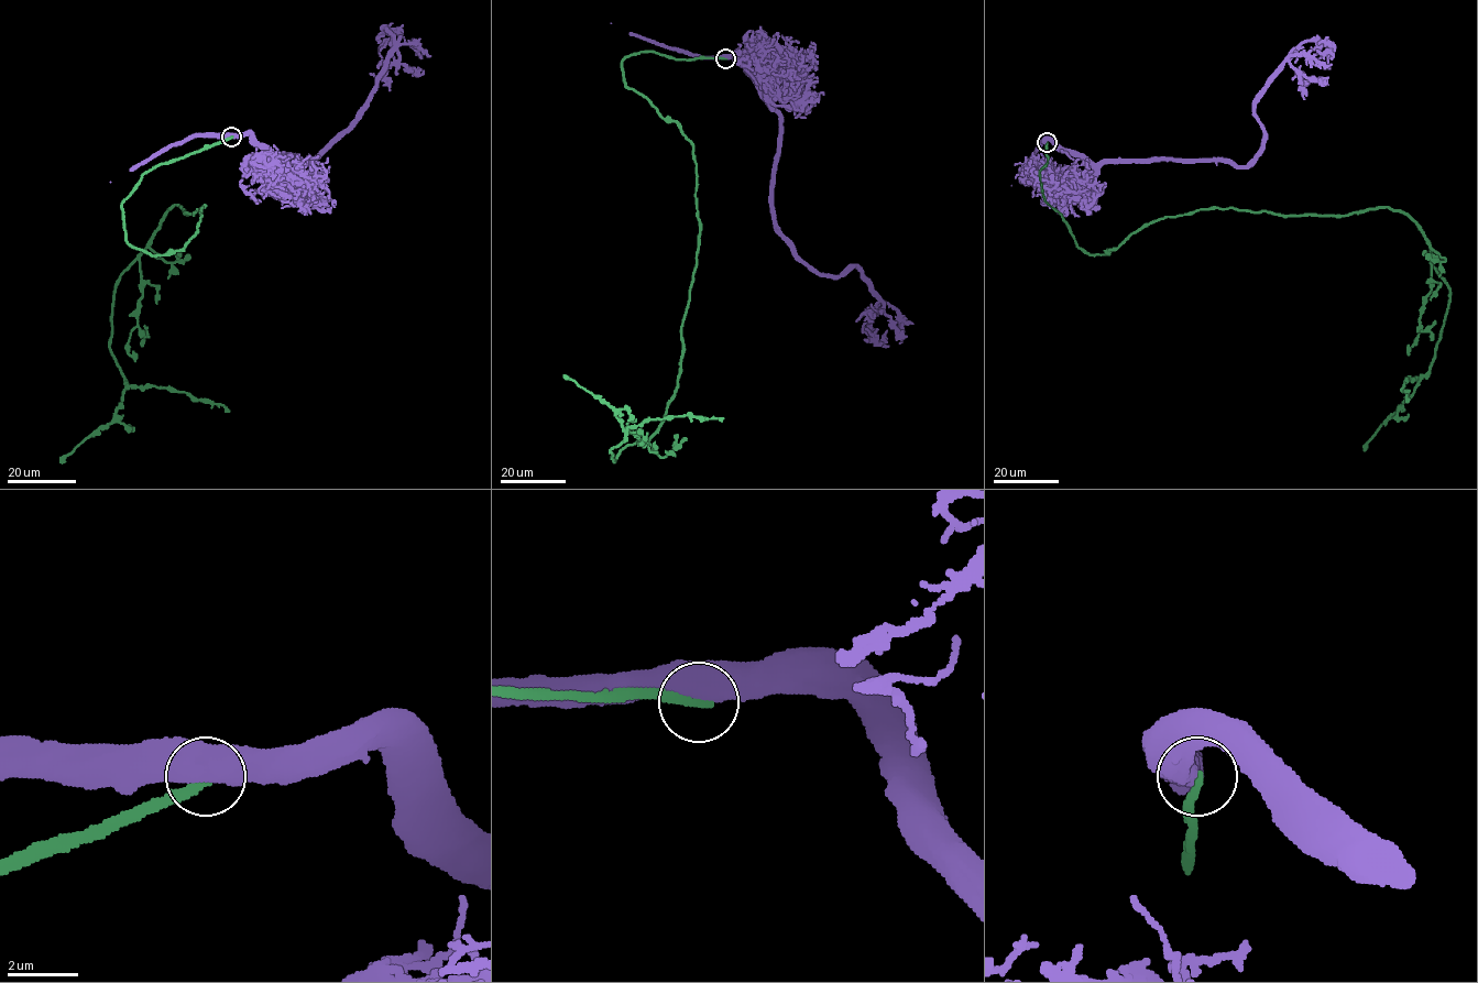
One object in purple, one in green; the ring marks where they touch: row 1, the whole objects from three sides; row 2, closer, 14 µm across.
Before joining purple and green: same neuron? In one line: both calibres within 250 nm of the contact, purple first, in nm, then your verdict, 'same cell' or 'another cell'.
800 nm thick on the purple side, 280 nm on the other; another cell

